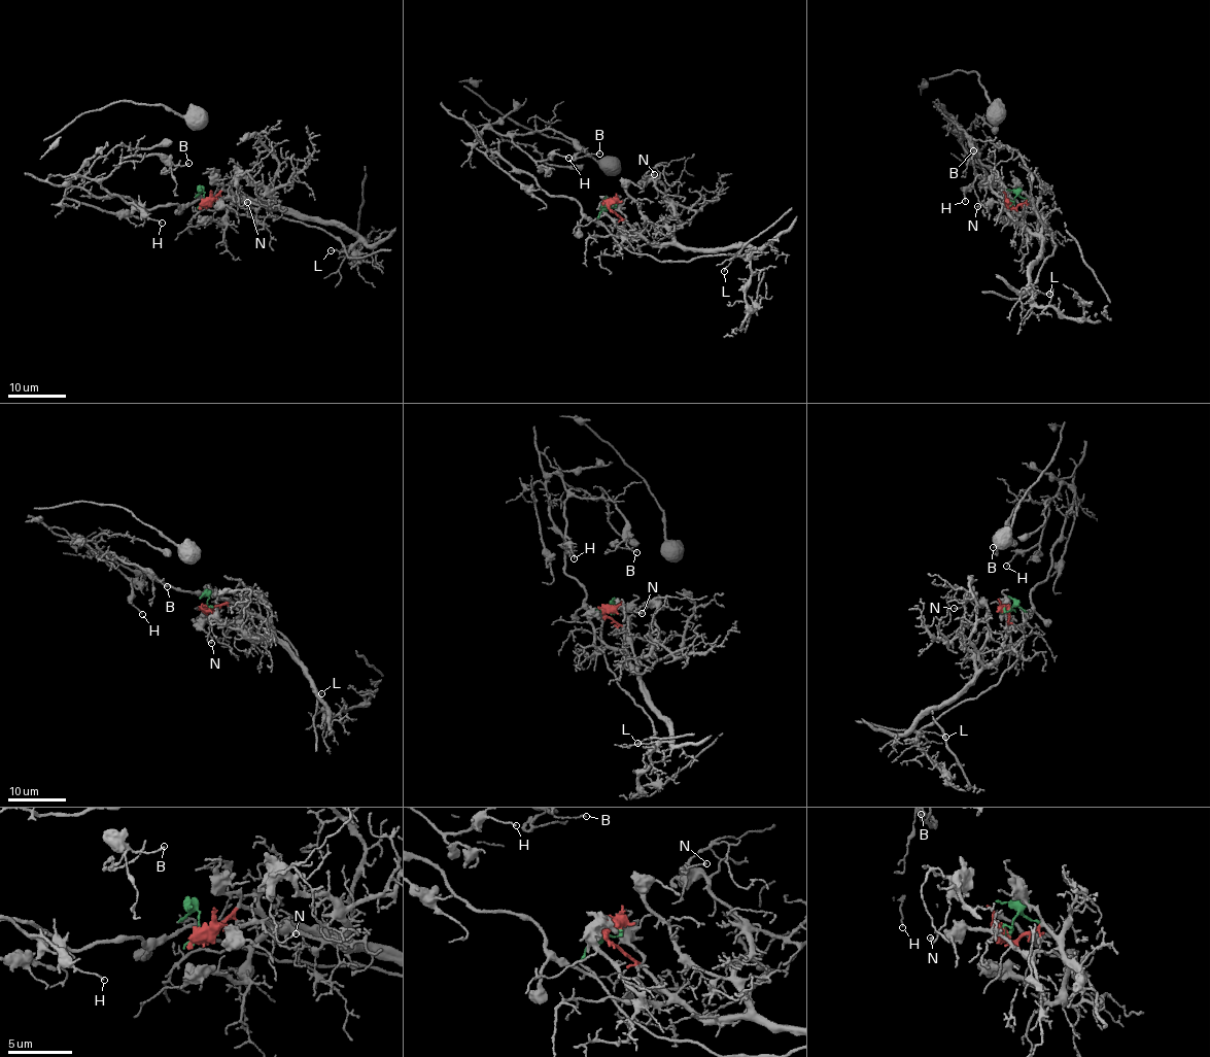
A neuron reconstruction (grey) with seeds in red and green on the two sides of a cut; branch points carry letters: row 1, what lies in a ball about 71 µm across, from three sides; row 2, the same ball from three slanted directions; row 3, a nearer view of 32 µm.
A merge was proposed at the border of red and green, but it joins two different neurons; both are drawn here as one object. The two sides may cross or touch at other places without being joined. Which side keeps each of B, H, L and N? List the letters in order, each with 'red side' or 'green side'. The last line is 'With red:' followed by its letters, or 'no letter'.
B: green side
H: green side
L: green side
N: red side
With red: N

